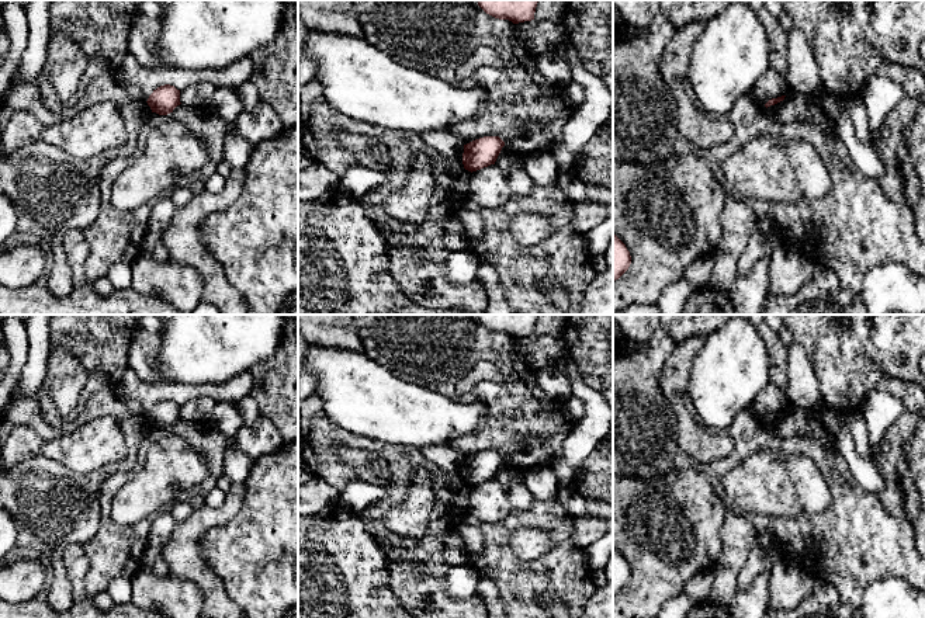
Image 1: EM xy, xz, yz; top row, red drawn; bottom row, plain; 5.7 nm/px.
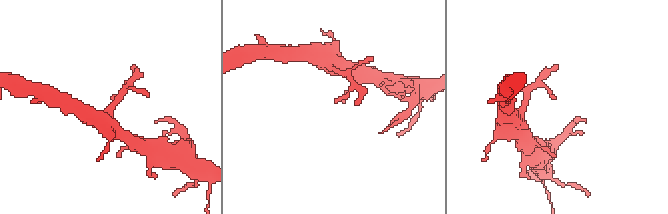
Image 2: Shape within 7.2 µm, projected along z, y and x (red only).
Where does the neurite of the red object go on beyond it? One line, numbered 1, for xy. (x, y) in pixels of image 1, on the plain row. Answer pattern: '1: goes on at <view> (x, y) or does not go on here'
1: does not go on here

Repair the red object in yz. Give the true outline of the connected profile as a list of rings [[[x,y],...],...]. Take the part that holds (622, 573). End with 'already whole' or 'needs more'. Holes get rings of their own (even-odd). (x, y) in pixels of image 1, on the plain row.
[[[613,548],[613,596],[619,594],[630,581],[631,570],[626,559]]] | already whole

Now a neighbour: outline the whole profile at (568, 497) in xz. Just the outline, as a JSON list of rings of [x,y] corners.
[[[572,486],[559,487],[555,499],[572,517],[588,515],[588,500]]]

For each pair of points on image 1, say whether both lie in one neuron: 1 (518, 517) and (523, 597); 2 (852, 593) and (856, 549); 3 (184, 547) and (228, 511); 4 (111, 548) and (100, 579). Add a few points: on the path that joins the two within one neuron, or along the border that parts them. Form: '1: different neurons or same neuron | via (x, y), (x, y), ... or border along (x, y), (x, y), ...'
1: same neuron | via (502, 537), (502, 566), (513, 577)
2: same neuron | via (852, 582), (852, 561)
3: same neuron | via (191, 534), (208, 517), (215, 517)
4: same neuron | via (110, 555), (101, 572)

